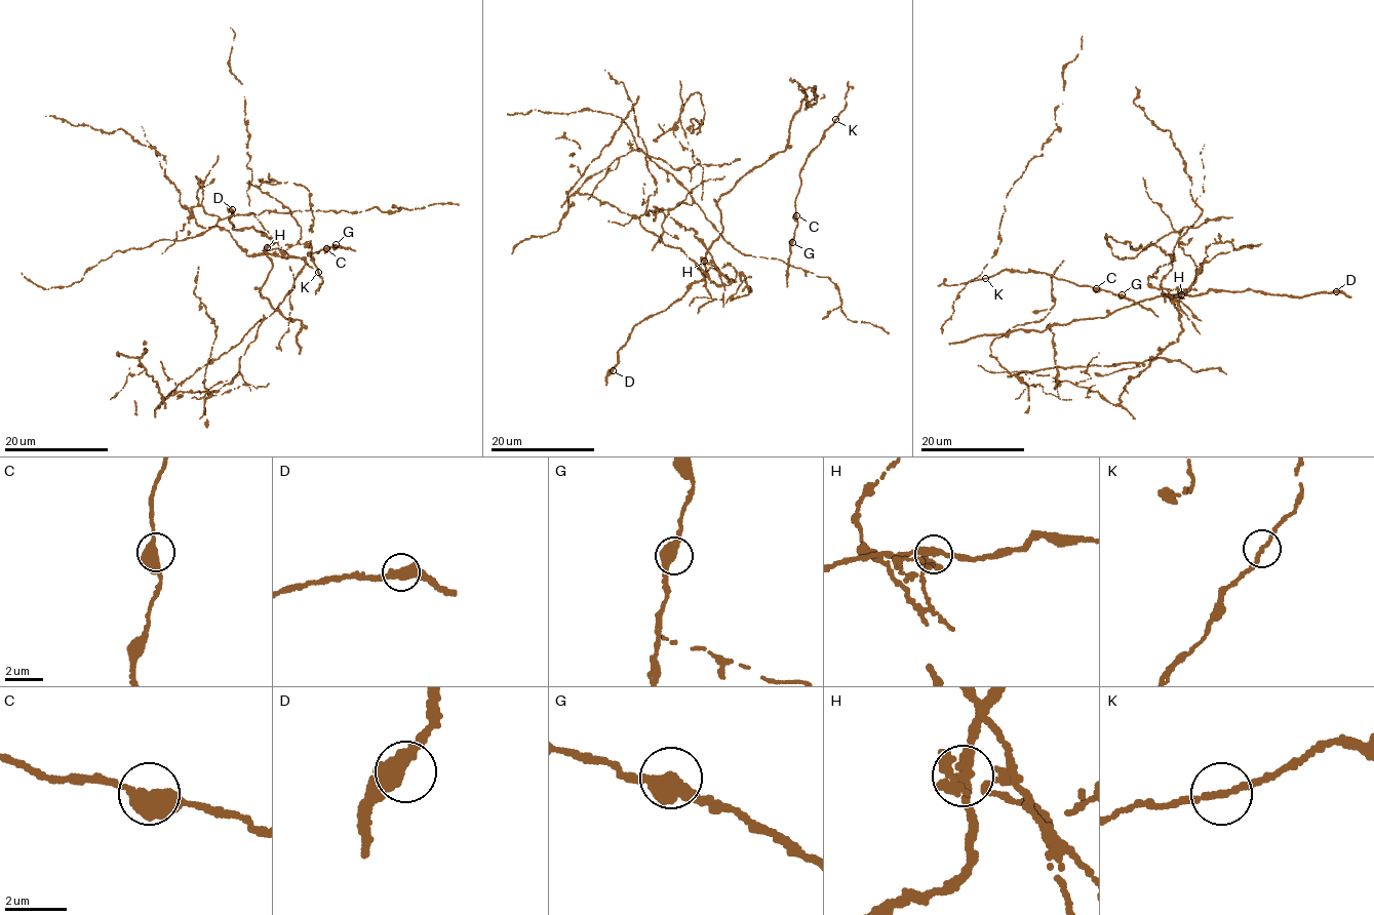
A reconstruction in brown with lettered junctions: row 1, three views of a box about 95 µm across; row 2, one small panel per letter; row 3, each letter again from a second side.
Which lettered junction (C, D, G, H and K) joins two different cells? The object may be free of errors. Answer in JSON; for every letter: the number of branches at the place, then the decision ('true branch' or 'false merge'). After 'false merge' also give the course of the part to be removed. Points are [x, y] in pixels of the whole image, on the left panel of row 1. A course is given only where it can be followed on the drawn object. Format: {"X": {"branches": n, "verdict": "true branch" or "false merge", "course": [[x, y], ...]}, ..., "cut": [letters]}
{"C": {"branches": 3, "verdict": "true branch"}, "D": {"branches": 2, "verdict": "true branch"}, "G": {"branches": 2, "verdict": "true branch"}, "H": {"branches": 3, "verdict": "false merge", "course": [[267, 247], [305, 259], [295, 287], [158, 406], [242, 373], [203, 382], [217, 330], [193, 292], [199, 266]]}, "K": {"branches": 2, "verdict": "true branch"}, "cut": ["H"]}

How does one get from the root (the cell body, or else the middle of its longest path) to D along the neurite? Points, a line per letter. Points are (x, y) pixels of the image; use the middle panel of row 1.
D: (708, 251), (706, 276), (666, 309), (634, 327), (619, 350), (613, 370)

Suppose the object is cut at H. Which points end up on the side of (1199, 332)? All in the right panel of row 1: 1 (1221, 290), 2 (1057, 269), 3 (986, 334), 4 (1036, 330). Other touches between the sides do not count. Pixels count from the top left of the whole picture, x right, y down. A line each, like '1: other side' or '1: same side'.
1: other side
2: same side
3: other side
4: other side

